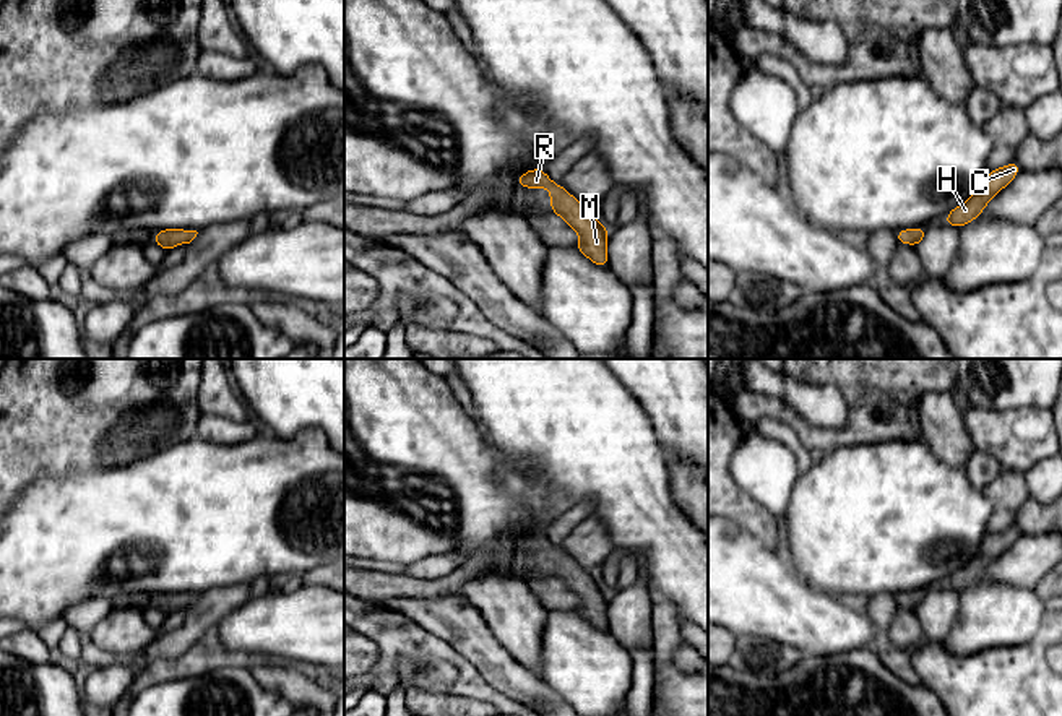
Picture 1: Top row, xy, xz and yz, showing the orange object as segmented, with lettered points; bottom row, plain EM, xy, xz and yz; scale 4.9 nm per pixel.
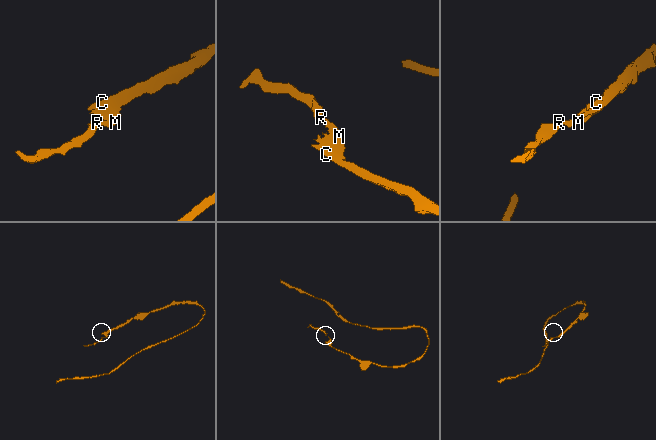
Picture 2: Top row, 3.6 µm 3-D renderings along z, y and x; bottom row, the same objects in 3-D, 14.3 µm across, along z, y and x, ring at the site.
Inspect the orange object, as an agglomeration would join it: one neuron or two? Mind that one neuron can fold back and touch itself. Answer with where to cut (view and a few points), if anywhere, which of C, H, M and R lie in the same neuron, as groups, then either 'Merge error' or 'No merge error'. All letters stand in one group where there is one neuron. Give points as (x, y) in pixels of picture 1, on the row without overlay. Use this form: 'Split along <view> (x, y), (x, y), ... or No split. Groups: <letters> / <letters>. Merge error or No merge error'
No split. Groups: C H M R. No merge error

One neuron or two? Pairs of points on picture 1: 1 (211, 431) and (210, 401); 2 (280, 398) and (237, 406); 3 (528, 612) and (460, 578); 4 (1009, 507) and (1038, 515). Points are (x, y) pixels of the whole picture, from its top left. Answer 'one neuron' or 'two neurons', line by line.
1: two neurons
2: two neurons
3: two neurons
4: one neuron

